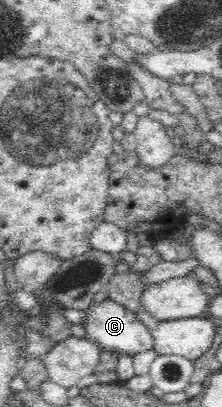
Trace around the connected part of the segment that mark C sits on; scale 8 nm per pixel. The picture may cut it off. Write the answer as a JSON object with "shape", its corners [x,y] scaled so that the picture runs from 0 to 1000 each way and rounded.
{"shape":[[[486,735],[450,747],[414,744],[392,767],[387,833],[428,840],[459,860],[495,860],[532,872],[604,875],[694,857],[703,838],[685,830],[667,803],[622,781],[617,767]]]}

